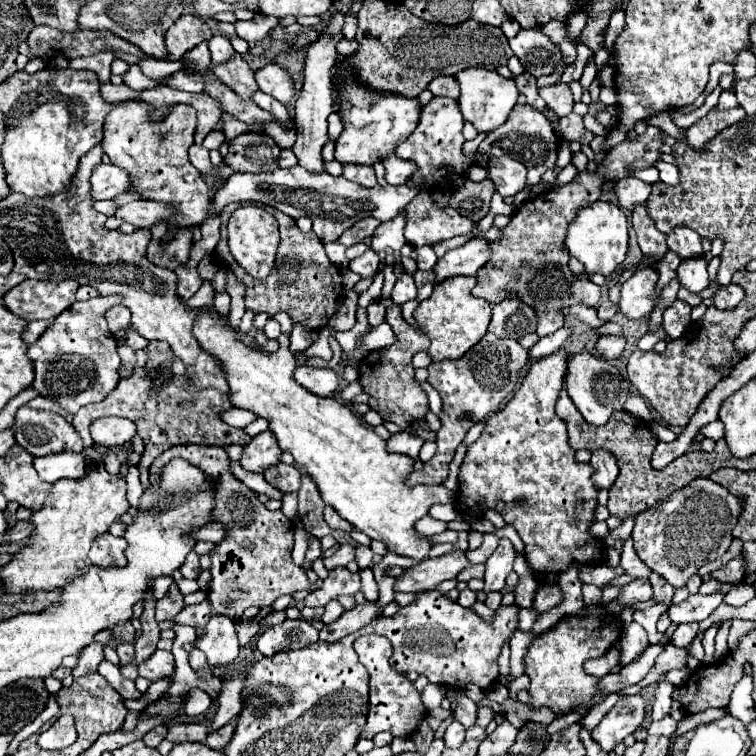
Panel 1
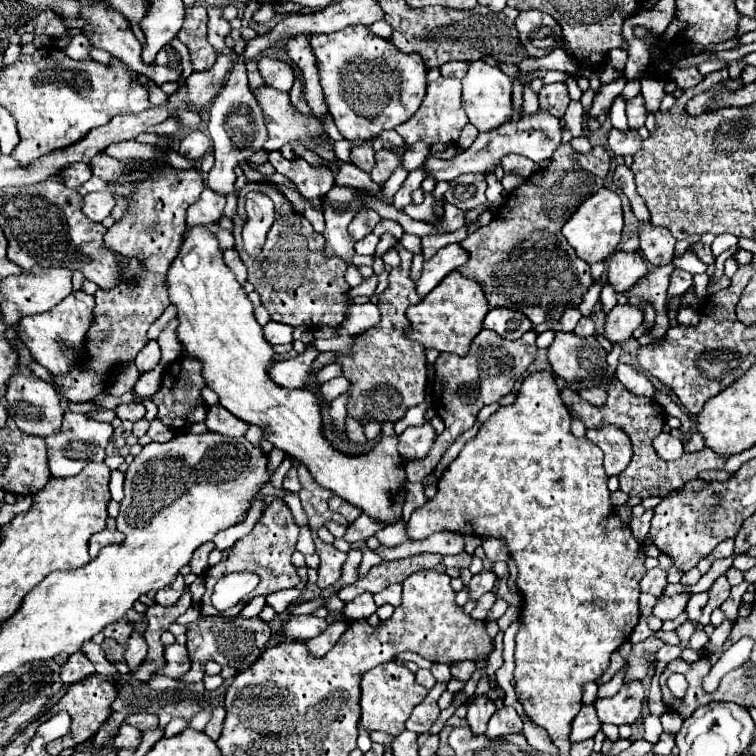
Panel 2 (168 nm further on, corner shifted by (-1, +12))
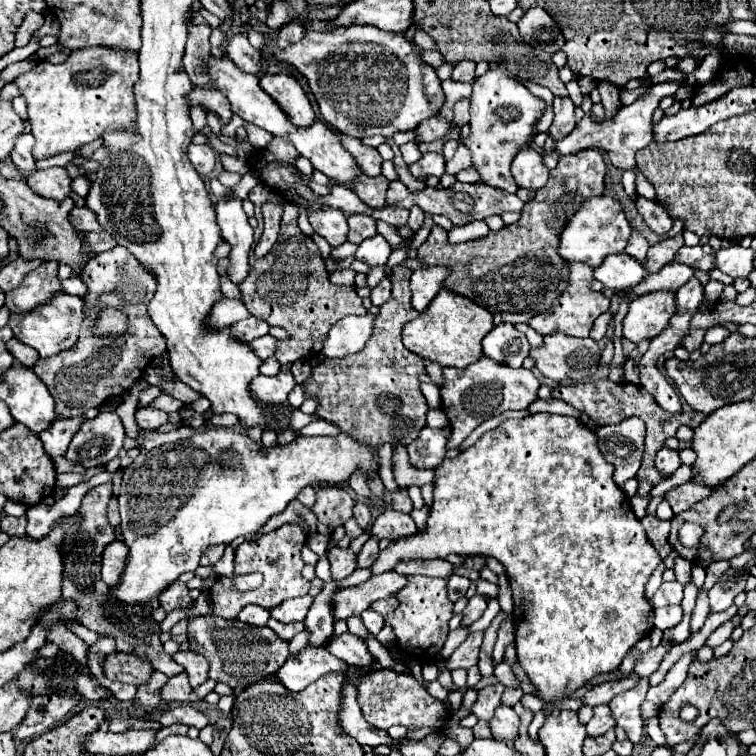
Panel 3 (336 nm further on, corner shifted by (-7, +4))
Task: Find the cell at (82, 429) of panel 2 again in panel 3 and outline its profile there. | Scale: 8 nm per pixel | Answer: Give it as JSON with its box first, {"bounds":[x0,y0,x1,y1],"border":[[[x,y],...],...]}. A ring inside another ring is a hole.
{"bounds":[64,412,124,468],"border":[[[114,412],[86,420],[74,434],[64,458],[84,468],[108,464],[124,444],[124,426]]]}

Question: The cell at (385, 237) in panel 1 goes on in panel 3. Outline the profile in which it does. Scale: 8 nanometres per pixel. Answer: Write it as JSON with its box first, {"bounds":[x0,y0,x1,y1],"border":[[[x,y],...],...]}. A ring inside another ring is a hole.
{"bounds":[410,154,444,182],"border":[[[424,154],[418,162],[410,166],[410,172],[416,180],[424,182],[428,176],[442,176],[444,174],[444,156],[442,154]]]}

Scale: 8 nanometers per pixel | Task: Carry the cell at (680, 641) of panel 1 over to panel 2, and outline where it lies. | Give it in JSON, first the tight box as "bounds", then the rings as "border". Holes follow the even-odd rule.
{"bounds":[686,592,708,620],"border":[[[708,592],[694,594],[694,596],[688,600],[688,606],[686,606],[688,618],[690,618],[690,620],[698,620],[698,618],[702,616],[702,608],[706,606],[706,602],[708,602]]]}

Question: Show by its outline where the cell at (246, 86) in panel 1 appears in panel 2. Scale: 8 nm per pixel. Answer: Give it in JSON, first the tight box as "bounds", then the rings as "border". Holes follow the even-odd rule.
{"bounds":[208,6,230,50],"border":[[[208,6],[208,38],[210,38],[210,44],[216,48],[216,50],[222,50],[226,44],[224,44],[224,36],[230,34],[230,24],[222,18],[222,8],[218,6]]]}

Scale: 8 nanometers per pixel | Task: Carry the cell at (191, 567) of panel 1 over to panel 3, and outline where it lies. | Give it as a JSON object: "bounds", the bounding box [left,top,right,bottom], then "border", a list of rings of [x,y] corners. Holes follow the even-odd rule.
{"bounds":[200,546,224,566],"border":[[[212,546],[212,548],[208,548],[208,550],[204,552],[200,564],[202,564],[202,566],[214,566],[214,564],[222,558],[222,554],[224,554],[224,546]]]}

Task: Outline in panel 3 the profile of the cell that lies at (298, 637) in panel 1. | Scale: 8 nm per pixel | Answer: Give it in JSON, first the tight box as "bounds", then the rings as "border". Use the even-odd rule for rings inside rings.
{"bounds":[326,632,372,670],"border":[[[344,632],[342,636],[332,636],[332,640],[328,640],[326,644],[326,650],[350,666],[358,666],[366,670],[372,664],[372,654],[368,652],[364,640],[350,632]]]}

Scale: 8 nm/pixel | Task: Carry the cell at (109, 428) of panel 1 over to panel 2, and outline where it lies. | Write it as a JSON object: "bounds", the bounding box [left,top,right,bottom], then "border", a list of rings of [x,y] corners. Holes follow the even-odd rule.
{"bounds":[116,402,146,422],"border":[[[132,402],[132,404],[120,404],[116,408],[116,416],[120,420],[130,420],[130,422],[136,422],[140,418],[144,418],[146,414],[146,408],[142,402]]]}

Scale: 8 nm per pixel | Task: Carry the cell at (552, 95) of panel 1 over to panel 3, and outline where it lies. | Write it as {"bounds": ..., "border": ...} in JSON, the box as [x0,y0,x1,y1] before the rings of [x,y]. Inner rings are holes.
{"bounds":[550,96,576,140],"border":[[[554,96],[554,102],[552,102],[552,110],[554,110],[554,120],[552,120],[552,126],[550,126],[550,136],[554,140],[560,140],[562,136],[566,136],[568,132],[574,130],[576,126],[576,116],[574,116],[574,102],[566,96],[566,98],[560,98],[560,96]]]}

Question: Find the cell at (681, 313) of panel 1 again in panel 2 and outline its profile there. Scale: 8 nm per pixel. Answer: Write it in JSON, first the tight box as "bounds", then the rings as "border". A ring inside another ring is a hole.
{"bounds":[678,306,700,324],"border":[[[686,306],[686,308],[680,308],[678,312],[678,322],[680,324],[698,324],[700,322],[700,316],[698,316],[698,310]]]}

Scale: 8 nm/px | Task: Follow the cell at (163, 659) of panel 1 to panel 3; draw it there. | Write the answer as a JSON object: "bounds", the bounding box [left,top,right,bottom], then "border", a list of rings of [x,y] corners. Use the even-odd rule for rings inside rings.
{"bounds":[174,650,208,688],"border":[[[180,650],[174,654],[174,660],[188,672],[192,688],[200,686],[202,682],[208,680],[208,660],[204,656],[200,656],[192,650],[186,650],[186,652]]]}

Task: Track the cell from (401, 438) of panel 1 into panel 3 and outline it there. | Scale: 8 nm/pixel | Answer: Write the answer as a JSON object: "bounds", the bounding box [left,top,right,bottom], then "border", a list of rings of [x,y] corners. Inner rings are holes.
{"bounds":[408,428,446,468],"border":[[[422,428],[420,436],[408,444],[410,464],[414,468],[438,468],[446,454],[446,434],[442,430]]]}

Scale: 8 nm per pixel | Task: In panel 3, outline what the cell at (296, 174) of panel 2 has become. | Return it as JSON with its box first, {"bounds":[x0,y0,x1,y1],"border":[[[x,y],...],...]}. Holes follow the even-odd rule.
{"bounds":[308,206,348,246],"border":[[[332,206],[312,210],[308,214],[308,220],[312,228],[330,242],[330,246],[338,246],[346,240],[348,224],[346,224],[346,214],[342,210],[332,208]]]}

